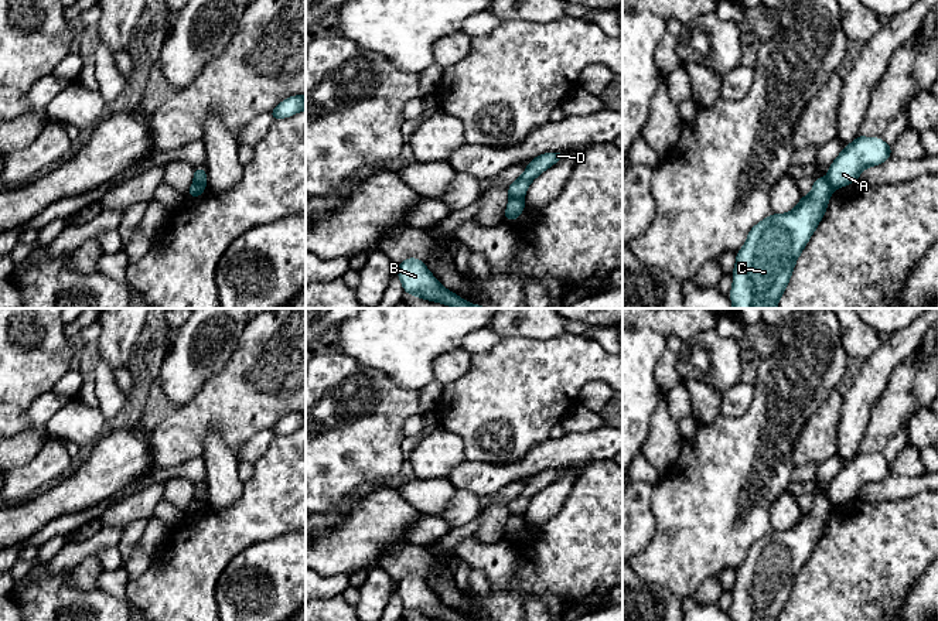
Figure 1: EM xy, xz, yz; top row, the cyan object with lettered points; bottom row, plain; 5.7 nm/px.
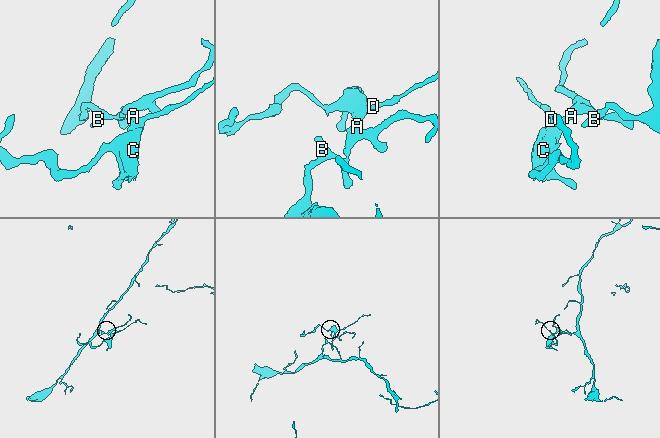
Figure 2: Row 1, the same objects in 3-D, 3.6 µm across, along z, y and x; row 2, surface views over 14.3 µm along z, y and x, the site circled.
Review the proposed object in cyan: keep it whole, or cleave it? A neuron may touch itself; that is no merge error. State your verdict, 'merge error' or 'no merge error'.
merge error

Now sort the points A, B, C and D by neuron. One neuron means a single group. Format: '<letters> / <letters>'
A B / C D

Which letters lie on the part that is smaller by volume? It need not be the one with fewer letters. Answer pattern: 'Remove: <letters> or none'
Remove: C, D

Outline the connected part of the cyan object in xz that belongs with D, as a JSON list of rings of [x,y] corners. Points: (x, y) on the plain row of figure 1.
[[[563,468],[543,470],[528,480],[523,491],[508,502],[509,516],[523,515],[531,499],[555,480],[564,475]]]

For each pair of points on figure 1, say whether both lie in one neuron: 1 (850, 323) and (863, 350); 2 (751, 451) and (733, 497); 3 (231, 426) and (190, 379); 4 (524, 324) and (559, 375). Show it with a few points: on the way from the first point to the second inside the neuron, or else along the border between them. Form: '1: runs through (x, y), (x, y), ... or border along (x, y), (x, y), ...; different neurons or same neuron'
1: runs through (853, 330), (860, 343); same neuron
2: runs through (743, 463), (733, 473), (733, 485); same neuron
3: border along (222, 367), (191, 399), (178, 408); different neurons
4: border along (566, 331), (551, 338), (502, 338); different neurons

